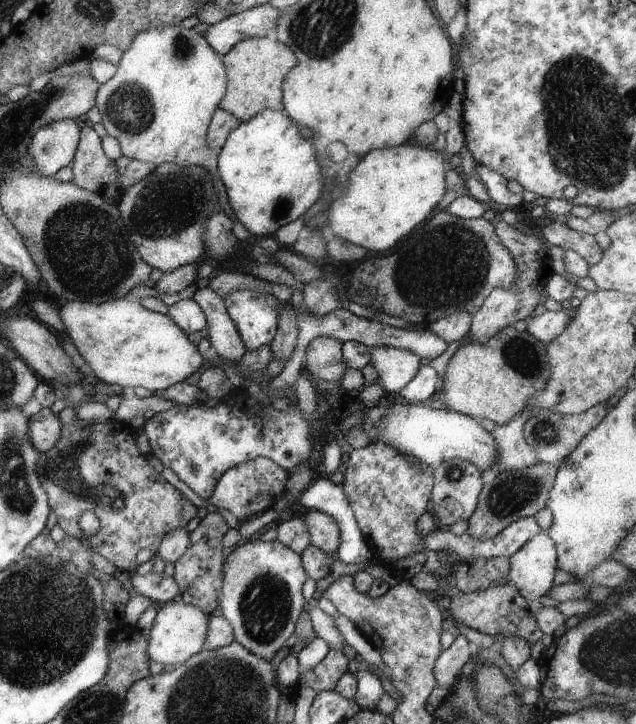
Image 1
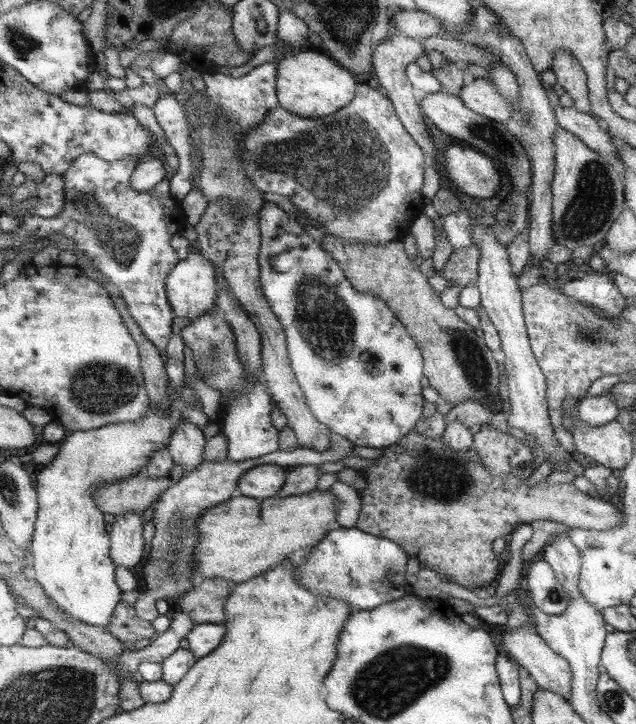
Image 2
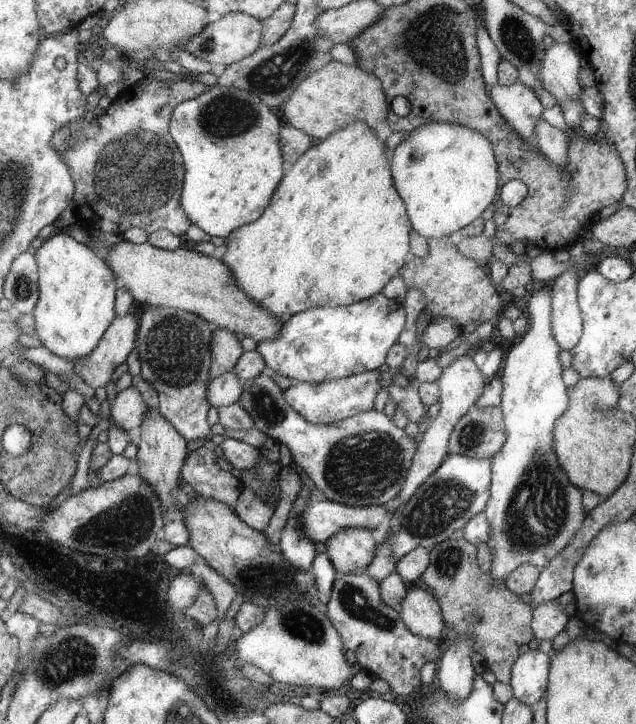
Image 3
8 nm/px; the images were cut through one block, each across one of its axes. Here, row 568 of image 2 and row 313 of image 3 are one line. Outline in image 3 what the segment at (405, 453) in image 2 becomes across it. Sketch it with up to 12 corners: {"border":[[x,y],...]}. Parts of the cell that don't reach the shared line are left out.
{"border":[[449,238],[401,270],[431,318],[497,322],[487,272]]}

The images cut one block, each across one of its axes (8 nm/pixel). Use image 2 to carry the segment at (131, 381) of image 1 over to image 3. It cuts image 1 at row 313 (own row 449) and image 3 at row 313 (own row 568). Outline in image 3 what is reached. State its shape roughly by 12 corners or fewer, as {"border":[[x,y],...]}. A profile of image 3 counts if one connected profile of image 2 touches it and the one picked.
{"border":[[65,232],[33,250],[37,338],[87,358],[115,320],[105,260]]}

